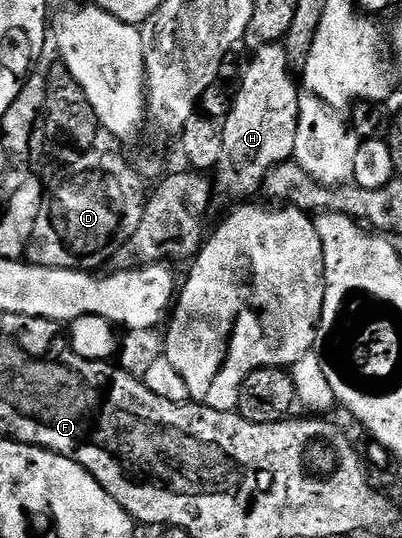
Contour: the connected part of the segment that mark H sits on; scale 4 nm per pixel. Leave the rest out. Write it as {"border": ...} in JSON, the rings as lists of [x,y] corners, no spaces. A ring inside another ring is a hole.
{"border":[[[282,43],[260,44],[254,49],[255,57],[242,69],[239,90],[231,103],[229,114],[222,117],[225,138],[221,158],[213,170],[213,184],[227,196],[247,196],[259,192],[267,175],[276,164],[286,164],[295,155],[297,126],[299,125],[299,84],[293,75]]]}

